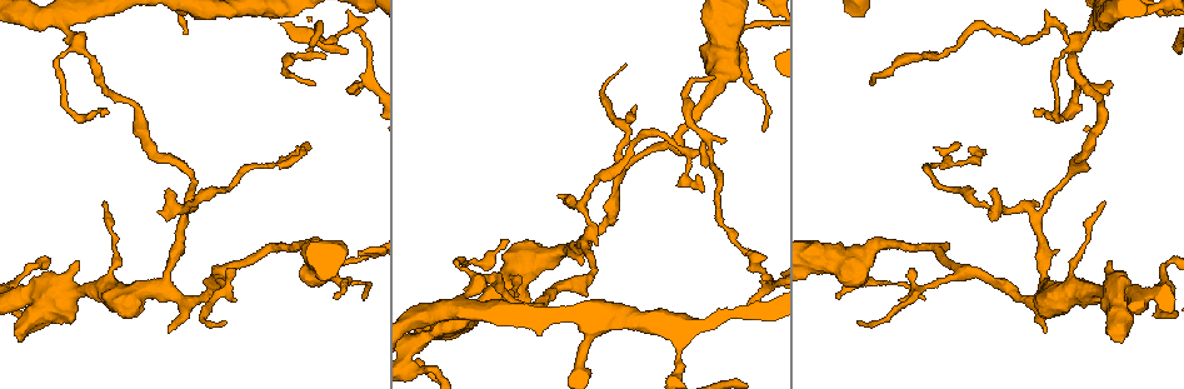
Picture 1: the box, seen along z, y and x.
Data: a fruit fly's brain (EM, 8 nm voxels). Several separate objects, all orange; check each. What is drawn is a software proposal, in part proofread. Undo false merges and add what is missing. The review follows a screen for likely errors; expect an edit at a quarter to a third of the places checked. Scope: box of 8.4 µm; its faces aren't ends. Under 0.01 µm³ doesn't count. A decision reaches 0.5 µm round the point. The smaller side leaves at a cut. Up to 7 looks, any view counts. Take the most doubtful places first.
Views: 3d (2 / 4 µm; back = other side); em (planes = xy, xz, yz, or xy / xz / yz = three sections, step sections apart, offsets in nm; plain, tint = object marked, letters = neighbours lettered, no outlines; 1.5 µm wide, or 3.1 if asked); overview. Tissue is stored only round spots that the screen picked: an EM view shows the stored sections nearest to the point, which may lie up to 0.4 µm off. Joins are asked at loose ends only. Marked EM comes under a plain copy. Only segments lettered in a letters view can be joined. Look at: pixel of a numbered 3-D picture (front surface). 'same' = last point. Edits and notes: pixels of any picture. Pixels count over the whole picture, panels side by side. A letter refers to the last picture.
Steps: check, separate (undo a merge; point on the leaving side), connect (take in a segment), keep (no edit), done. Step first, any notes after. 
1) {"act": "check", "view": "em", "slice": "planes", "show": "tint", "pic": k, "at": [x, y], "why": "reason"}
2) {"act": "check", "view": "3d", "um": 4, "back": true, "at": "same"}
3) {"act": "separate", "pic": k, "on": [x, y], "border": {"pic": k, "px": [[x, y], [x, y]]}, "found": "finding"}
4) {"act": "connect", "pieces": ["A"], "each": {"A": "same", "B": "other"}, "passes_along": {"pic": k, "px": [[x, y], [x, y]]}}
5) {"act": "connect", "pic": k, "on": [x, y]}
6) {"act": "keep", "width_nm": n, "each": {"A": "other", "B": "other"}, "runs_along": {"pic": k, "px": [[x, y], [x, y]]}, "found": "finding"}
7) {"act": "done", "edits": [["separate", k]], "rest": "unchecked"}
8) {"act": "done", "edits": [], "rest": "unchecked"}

{"act": "check", "view": "em", "slice": "planes", "show": "letters", "pic": 1, "at": [69, 322], "why": "free end"}

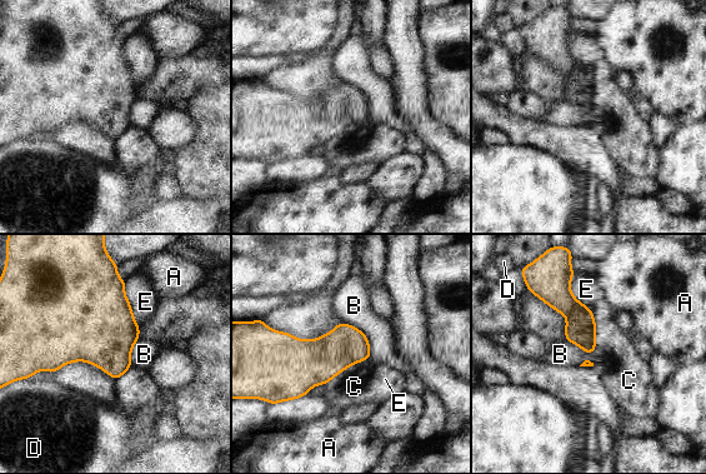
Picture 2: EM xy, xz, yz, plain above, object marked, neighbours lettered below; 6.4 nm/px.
{"act": "keep", "each": {"A": "other", "B": "other", "C": "other", "D": "other", "E": "other"}, "found": "none of them fits"}

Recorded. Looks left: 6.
{"act": "check", "view": "3d", "um": 2, "pic": 1, "at": [1110, 80], "why": "an open end"}

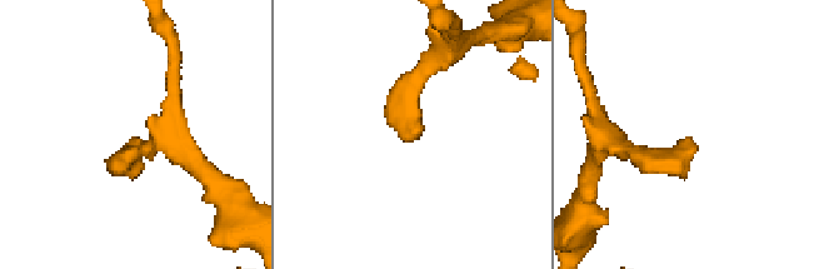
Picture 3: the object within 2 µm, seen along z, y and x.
{"act": "check", "view": "em", "slice": "xz", "step": 4, "show": "letters", "pic": 3, "at": [411, 132], "why": "need the tissue"}

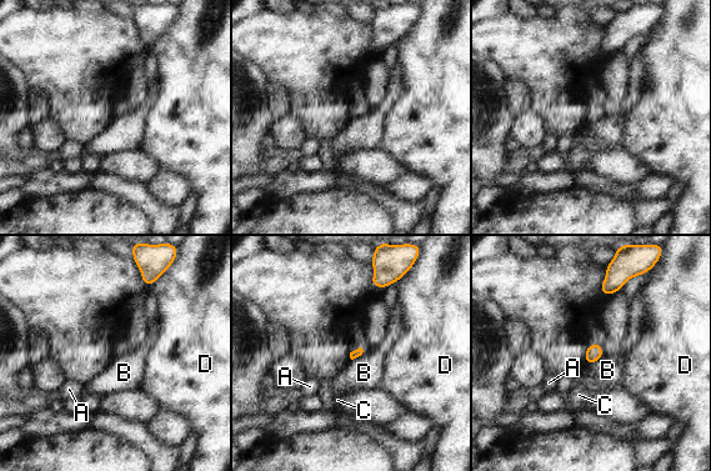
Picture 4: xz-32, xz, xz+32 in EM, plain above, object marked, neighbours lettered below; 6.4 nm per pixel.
{"act": "check", "view": "em", "slice": "planes", "show": "letters", "at": "same", "why": "another direction"}

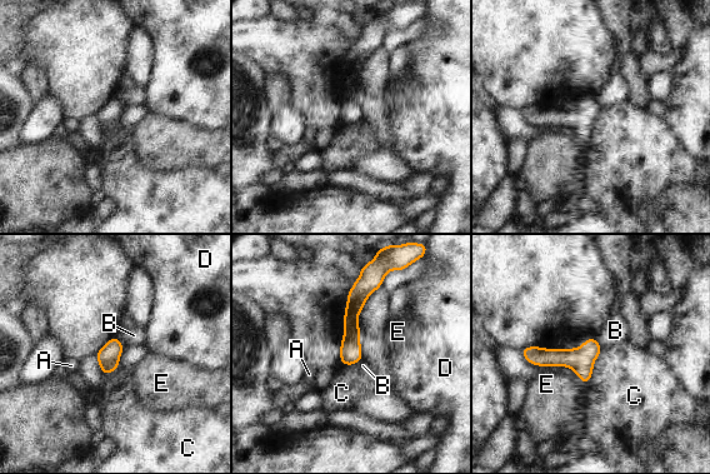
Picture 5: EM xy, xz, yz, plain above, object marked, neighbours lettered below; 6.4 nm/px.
{"act": "keep", "each": {"A": "other", "B": "other", "C": "other", "D": "other", "E": "other"}, "found": "no lettered segment goes on from it"}

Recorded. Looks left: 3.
{"act": "check", "view": "em", "slice": "planes", "show": "tint", "pic": 1, "at": [739, 27], "why": "branch point"}

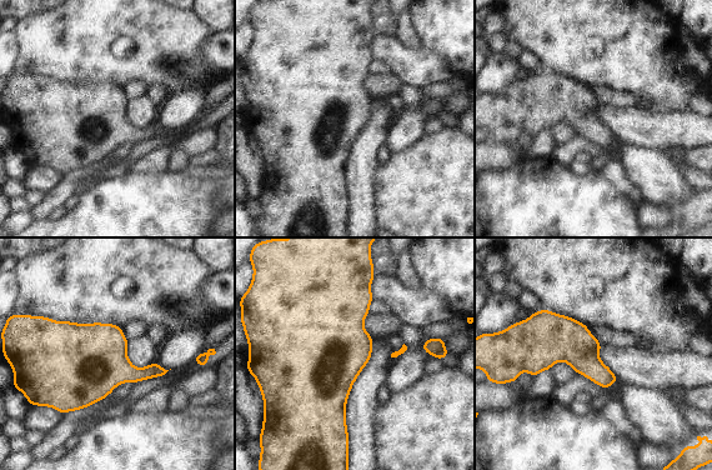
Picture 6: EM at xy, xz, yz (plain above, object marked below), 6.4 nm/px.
{"act": "check", "view": "em", "slice": "planes", "show": "letters", "at": "same", "why": "see the neighbours"}

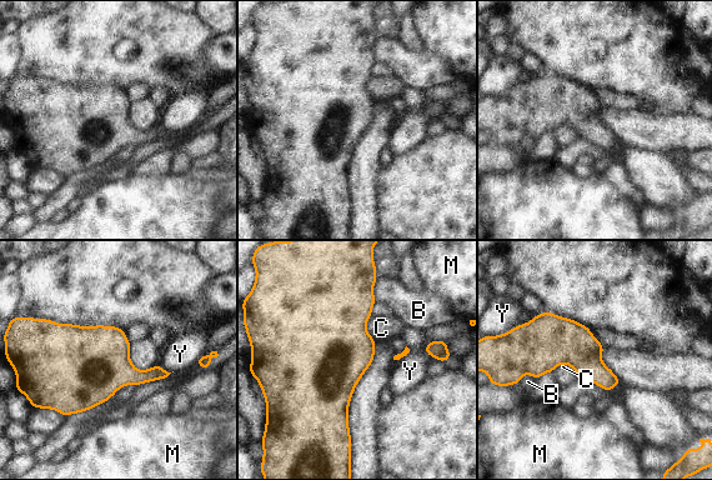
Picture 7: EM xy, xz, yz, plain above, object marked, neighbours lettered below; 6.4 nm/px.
{"act": "keep", "width_nm": 240, "each": {"B": "other", "C": "other", "M": "other", "Y": "other"}, "border": {"pic": 7, "px": [[552, 371], [567, 364], [578, 375]]}, "found": "continuous, no second neuron"}

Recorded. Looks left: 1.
{"act": "done", "edits": [], "rest": "unchecked"}

